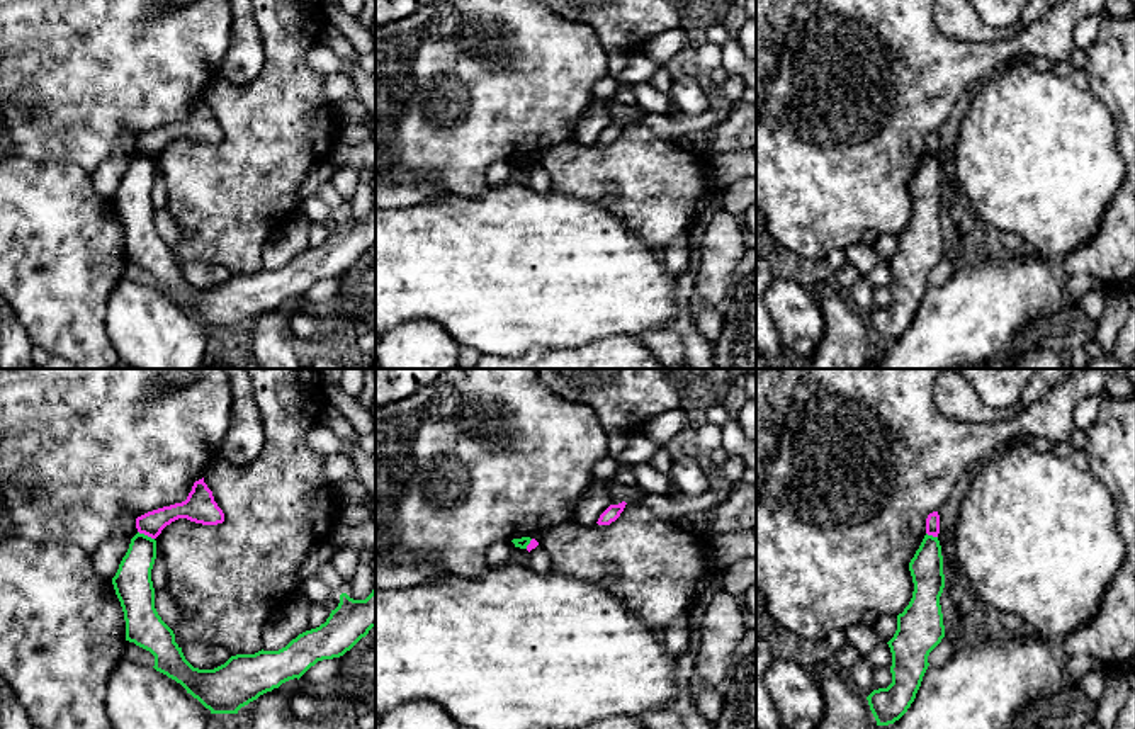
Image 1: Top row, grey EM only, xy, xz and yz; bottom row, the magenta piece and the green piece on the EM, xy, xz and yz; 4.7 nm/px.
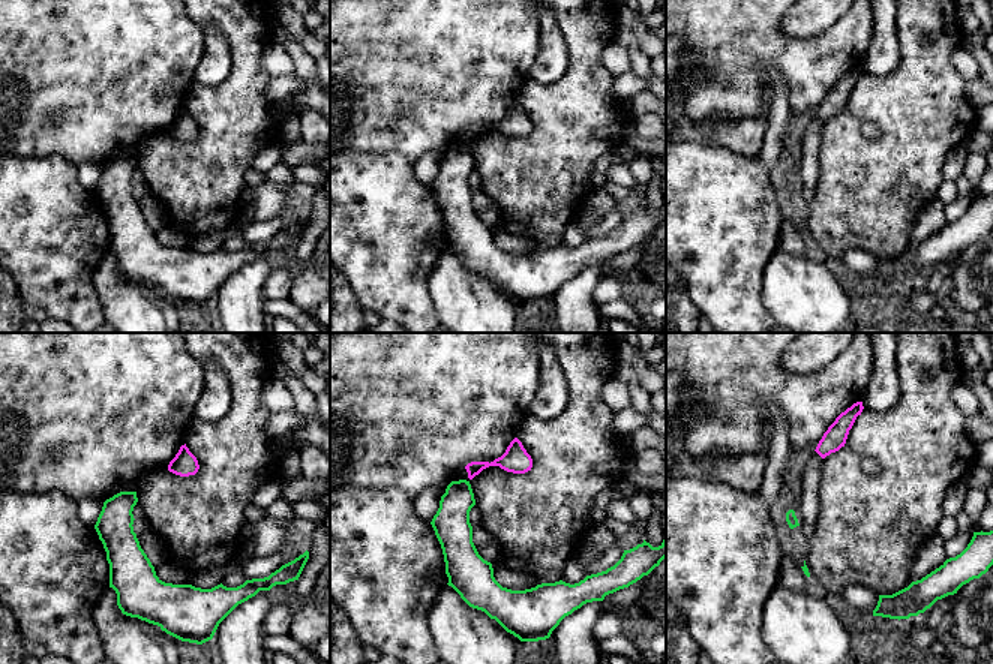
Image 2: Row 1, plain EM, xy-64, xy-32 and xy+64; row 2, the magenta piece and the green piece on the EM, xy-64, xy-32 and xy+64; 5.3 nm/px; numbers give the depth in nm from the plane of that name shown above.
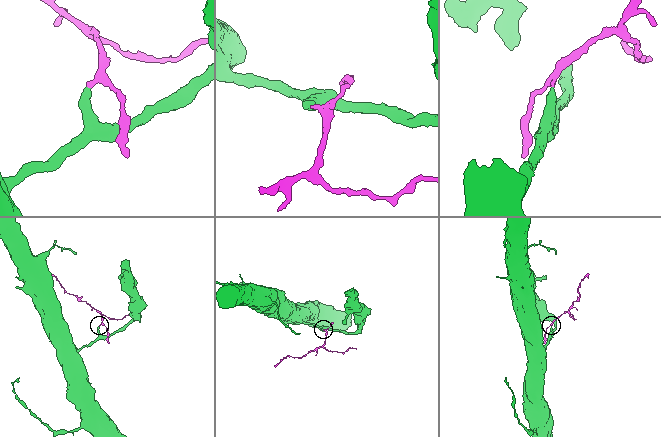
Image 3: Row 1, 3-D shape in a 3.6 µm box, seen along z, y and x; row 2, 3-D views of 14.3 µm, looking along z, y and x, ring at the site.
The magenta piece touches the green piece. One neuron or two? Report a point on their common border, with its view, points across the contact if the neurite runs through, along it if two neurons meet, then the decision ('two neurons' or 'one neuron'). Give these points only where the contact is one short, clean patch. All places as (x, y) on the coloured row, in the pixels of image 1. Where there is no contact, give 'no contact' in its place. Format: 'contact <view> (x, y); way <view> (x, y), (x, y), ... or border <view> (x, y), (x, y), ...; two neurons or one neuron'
contact xy (146, 534); border xy (138, 531), (153, 539); two neurons

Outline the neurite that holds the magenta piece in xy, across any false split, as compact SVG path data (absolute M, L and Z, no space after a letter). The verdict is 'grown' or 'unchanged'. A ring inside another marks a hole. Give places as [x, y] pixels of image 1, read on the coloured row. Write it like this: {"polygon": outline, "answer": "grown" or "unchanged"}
{"polygon": "M204 478L194 483L185 501L138 517L136 528L139 534L156 539L167 525L178 518L187 518L202 525L217 525L224 522L224 513L214 501L212 491L204 483Z", "answer": "unchanged"}

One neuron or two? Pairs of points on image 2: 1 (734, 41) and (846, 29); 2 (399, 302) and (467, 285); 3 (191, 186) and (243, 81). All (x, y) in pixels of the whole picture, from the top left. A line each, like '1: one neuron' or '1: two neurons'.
1: one neuron
2: two neurons
3: one neuron

